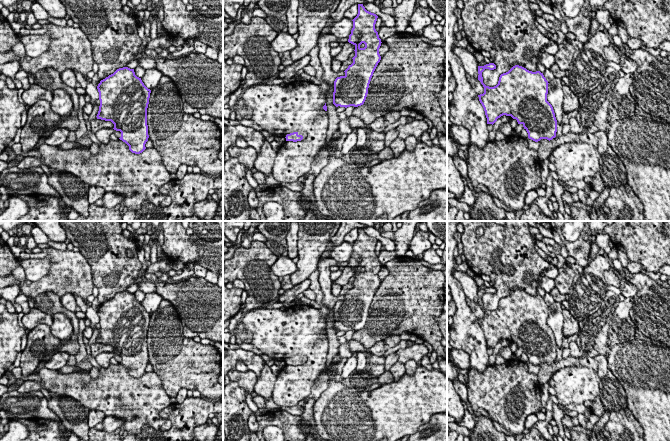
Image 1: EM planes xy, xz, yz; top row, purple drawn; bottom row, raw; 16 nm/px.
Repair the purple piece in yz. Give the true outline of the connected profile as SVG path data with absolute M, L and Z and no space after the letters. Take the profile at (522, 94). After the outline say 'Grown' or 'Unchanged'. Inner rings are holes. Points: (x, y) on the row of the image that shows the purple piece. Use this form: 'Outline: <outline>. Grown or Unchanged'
Outline: M489 63L478 66L478 80L484 87L484 93L478 95L482 104L487 124L494 124L503 115L516 119L522 124L528 133L528 138L538 142L541 139L552 140L556 137L557 120L552 105L547 101L548 81L540 71L532 72L526 68L515 65L508 72L499 77L498 84L494 87L486 86L483 83L482 72L485 69L494 70L496 65Z. Unchanged

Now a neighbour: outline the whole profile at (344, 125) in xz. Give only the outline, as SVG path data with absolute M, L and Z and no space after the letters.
M349 118L341 120L338 124L338 127L339 127L339 131L342 133L349 134L353 132L350 127Z

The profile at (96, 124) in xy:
M94 119L90 122L91 124L91 131L93 133L96 133L98 130L103 128L114 128L114 124L111 121L105 121L101 119Z

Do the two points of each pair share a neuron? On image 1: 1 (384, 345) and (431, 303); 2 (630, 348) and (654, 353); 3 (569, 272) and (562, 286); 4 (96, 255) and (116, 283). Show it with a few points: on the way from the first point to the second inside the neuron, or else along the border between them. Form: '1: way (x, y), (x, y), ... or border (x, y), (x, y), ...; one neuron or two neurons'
1: border (399, 335), (386, 337), (373, 345); two neurons
2: way (636, 353), (648, 353); one neuron
3: way (566, 275), (563, 283); one neuron
4: way (103, 262), (116, 276); one neuron

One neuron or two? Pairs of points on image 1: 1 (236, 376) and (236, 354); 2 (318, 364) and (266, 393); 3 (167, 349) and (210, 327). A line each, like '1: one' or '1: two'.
1: two
2: two
3: two

